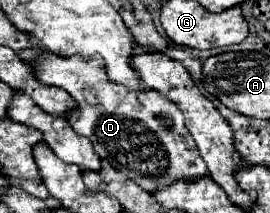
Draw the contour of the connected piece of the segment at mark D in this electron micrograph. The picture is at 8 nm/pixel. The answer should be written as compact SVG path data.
M44 54L34 72L38 80L66 90L78 102L78 108L68 116L70 126L92 140L102 160L108 160L116 172L126 174L146 192L154 194L172 182L196 182L208 176L206 162L198 154L180 108L154 90L128 90L110 82L100 56L84 60Z

